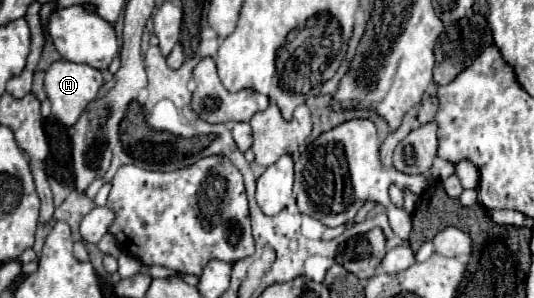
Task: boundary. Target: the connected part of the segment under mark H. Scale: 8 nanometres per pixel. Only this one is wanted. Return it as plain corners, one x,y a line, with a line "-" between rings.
64,59
54,61
44,77
46,93
52,103
52,115
58,121
62,121
64,125
74,125
78,121
78,117
84,113
84,109
88,107
88,103
94,101
94,97
98,95
102,83
104,83
102,73
86,63
72,63
72,61
64,61

